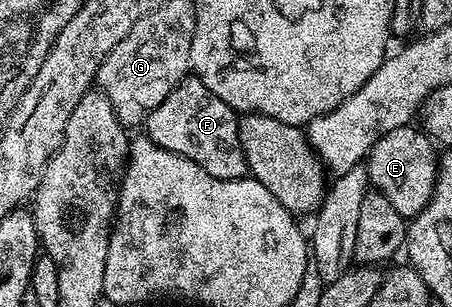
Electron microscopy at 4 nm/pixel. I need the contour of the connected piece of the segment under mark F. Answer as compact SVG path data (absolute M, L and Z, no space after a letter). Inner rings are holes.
M187 75L168 99L146 116L144 133L152 143L204 167L208 175L231 181L248 173L238 139L238 118L239 114L230 109L224 99L216 99L199 77Z

